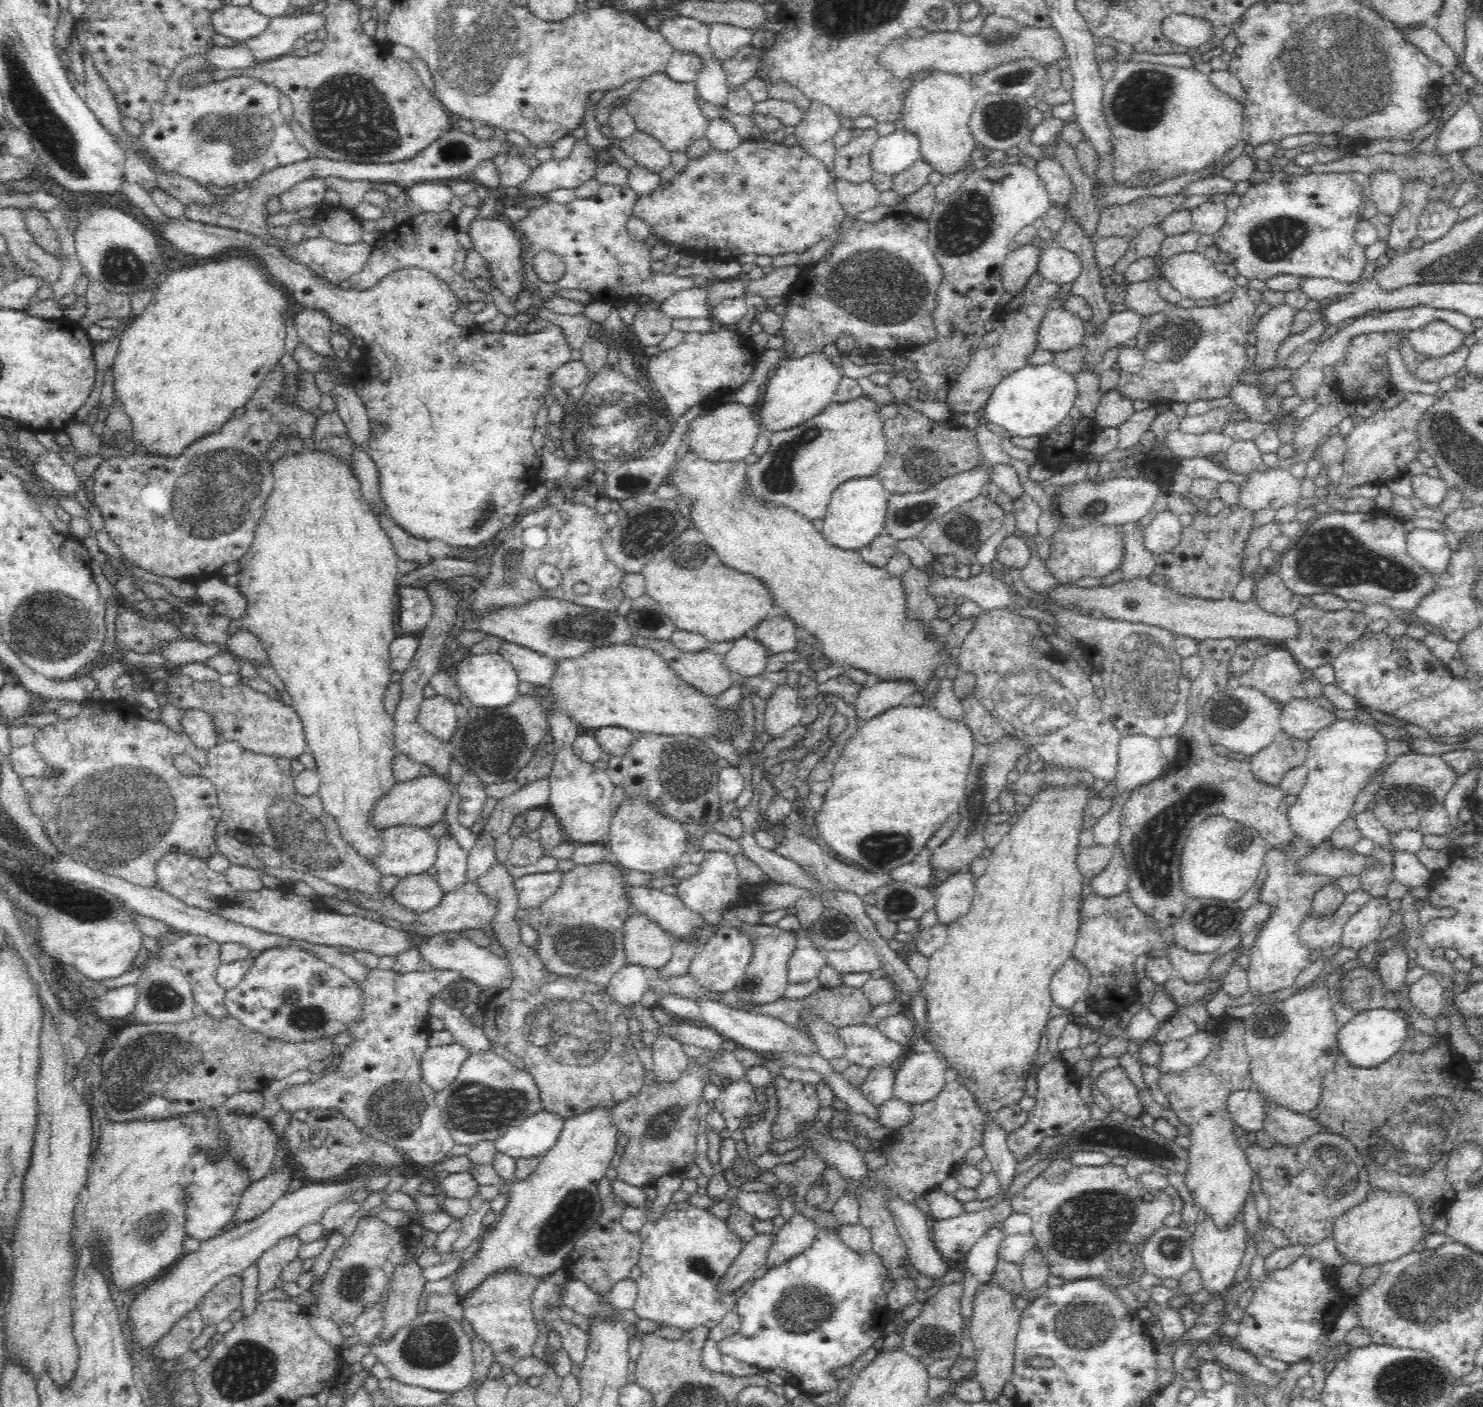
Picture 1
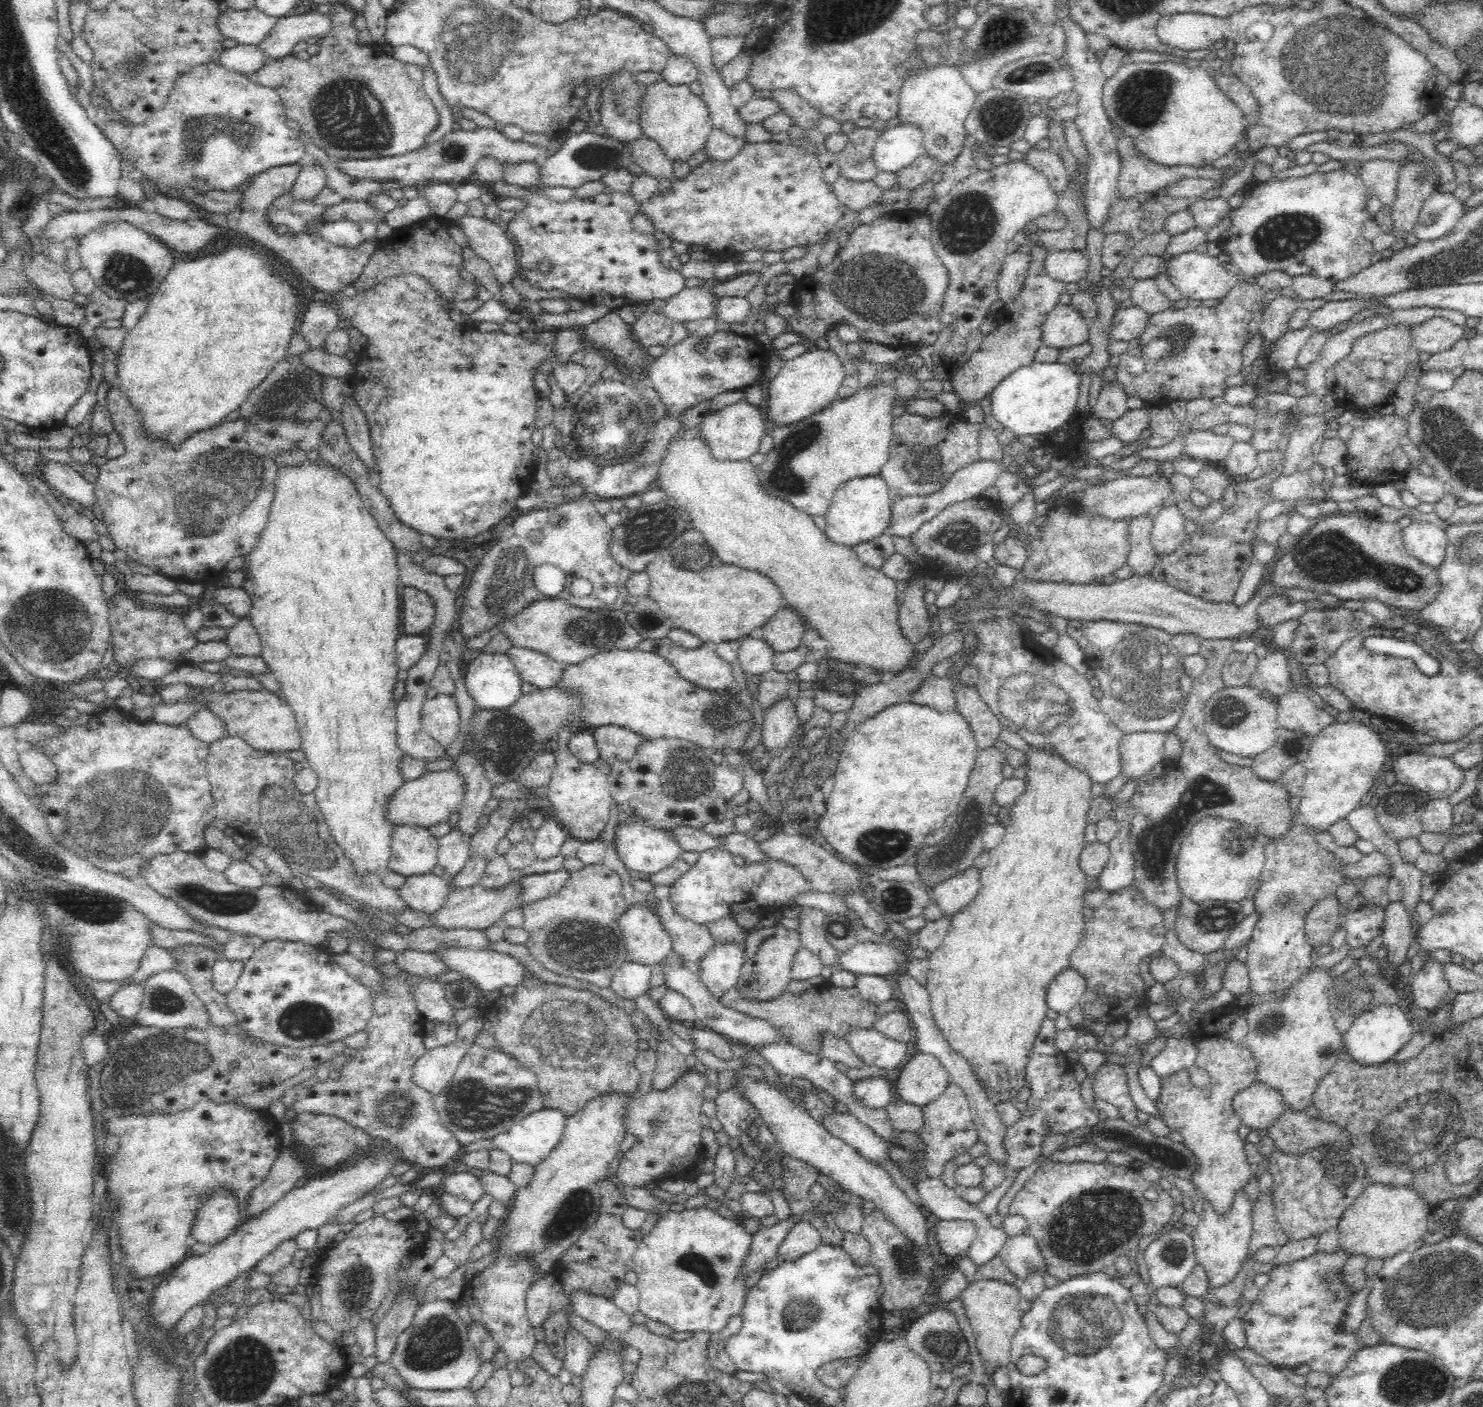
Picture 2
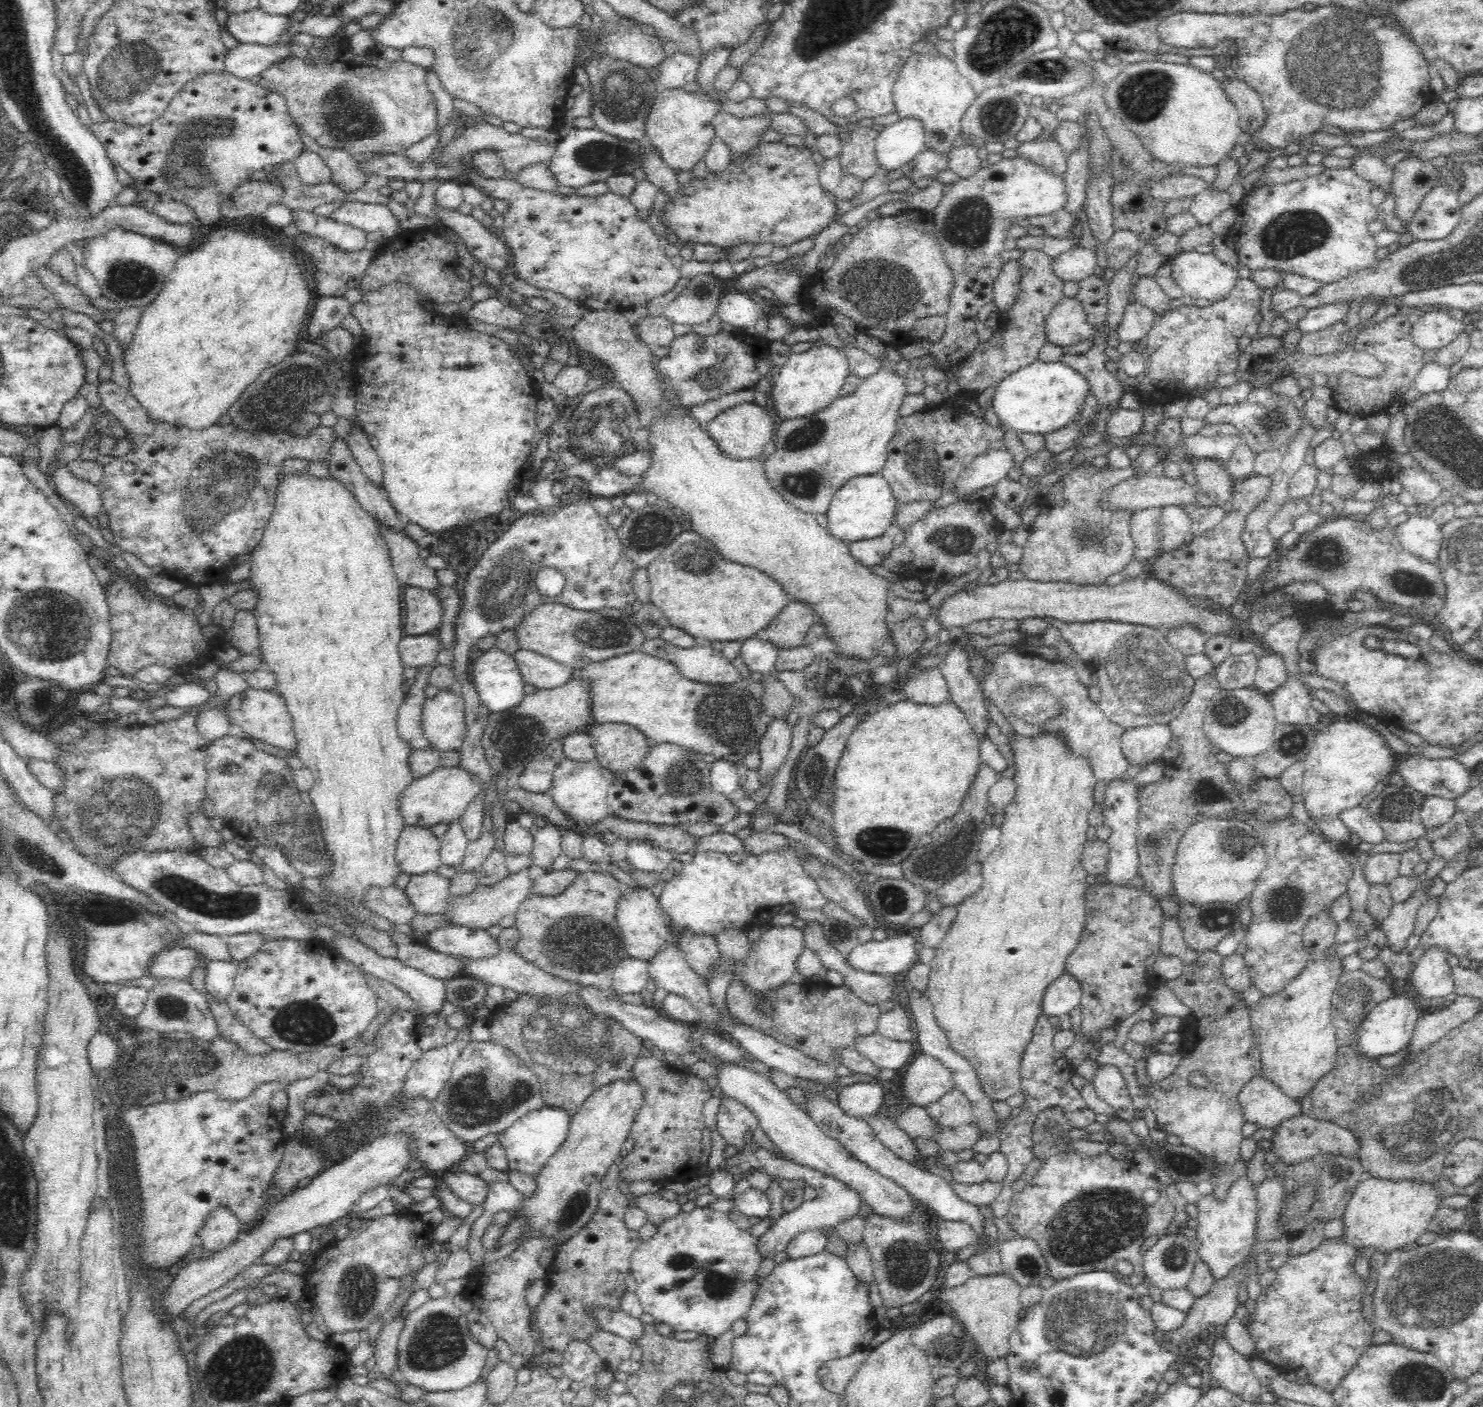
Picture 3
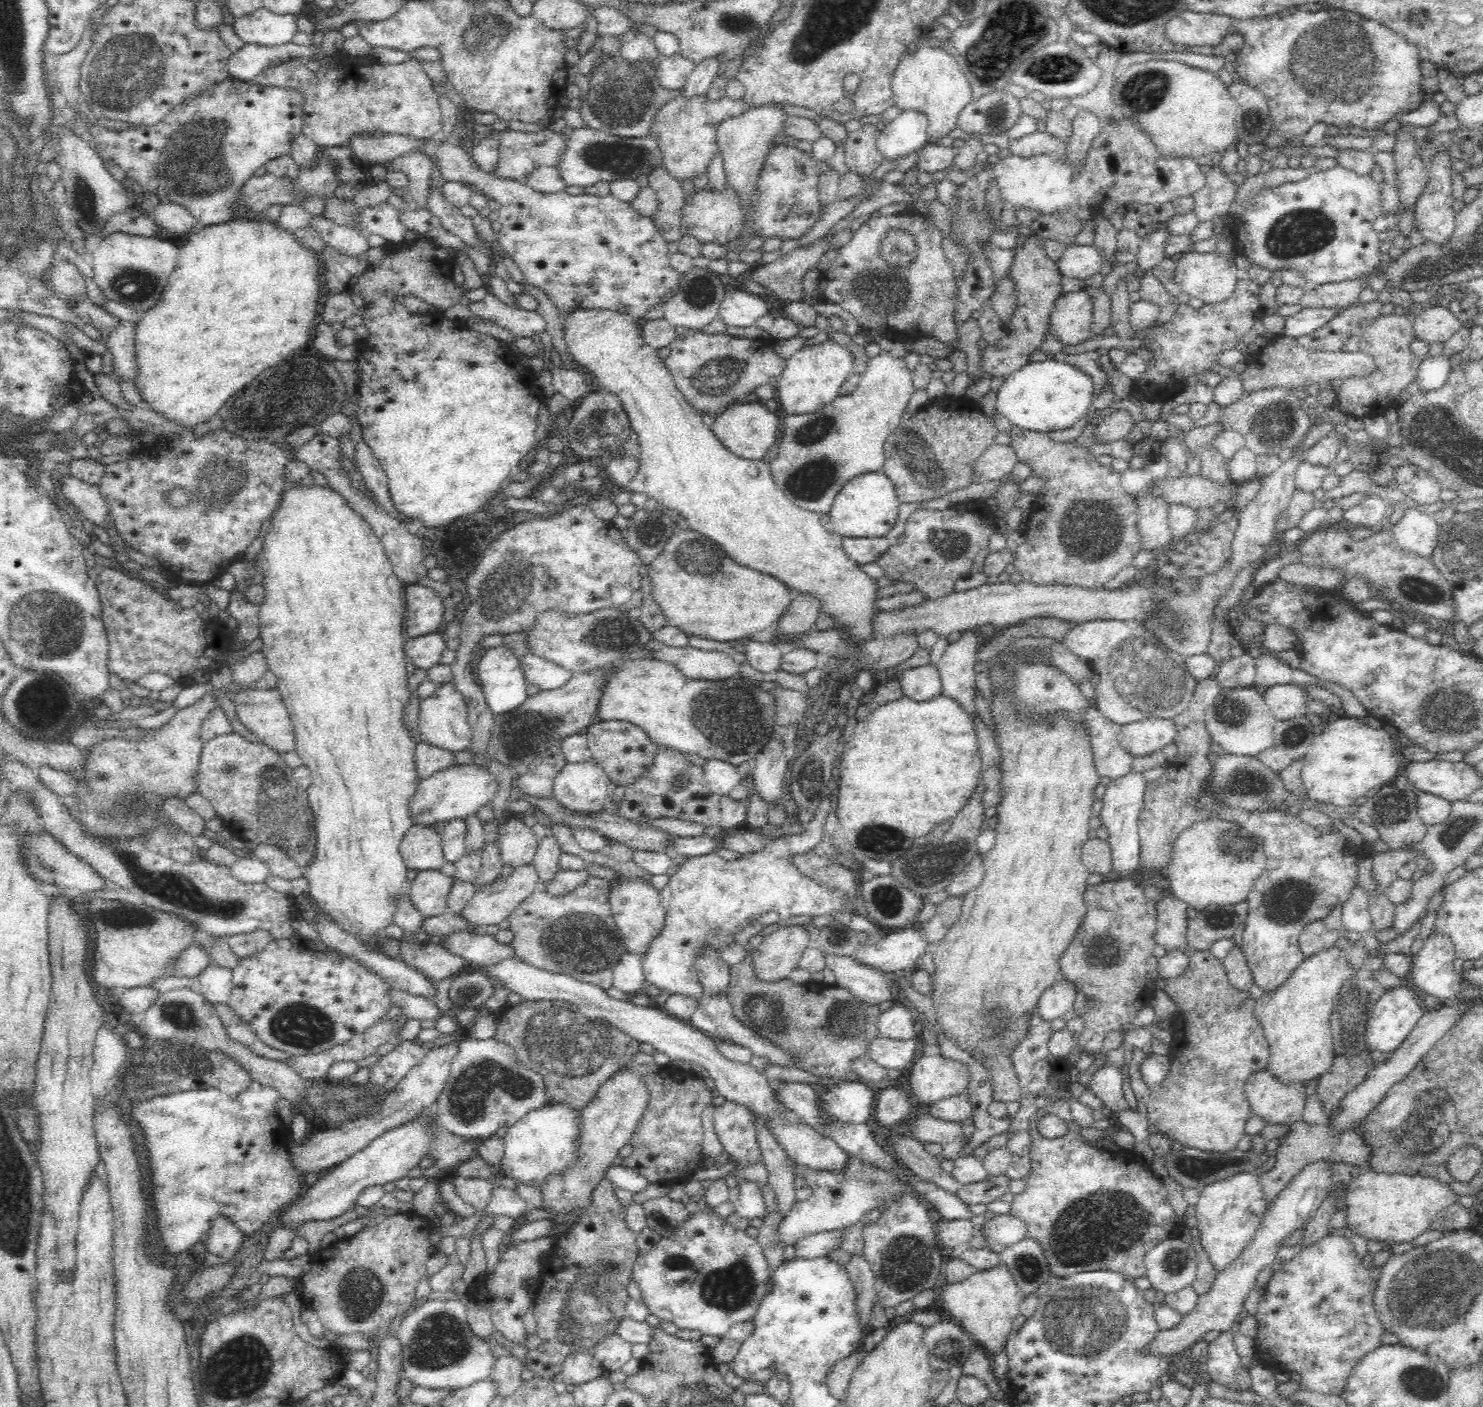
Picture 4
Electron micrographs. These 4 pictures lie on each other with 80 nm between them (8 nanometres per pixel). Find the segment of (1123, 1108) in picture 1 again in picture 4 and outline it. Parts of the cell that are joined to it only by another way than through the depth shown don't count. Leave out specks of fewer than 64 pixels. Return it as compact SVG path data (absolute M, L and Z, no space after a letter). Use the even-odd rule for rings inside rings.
M1103 1066L1094 1072L1087 1089L1101 1100L1110 1114L1120 1112L1122 1108L1130 1108L1122 1093L1123 1084L1124 1078L1120 1069L1114 1066Z

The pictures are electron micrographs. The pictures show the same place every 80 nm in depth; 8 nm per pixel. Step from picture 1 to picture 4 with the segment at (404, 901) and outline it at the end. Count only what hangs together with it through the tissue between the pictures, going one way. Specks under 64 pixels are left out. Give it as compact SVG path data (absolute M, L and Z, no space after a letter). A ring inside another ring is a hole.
M439 869L418 871L407 894L424 919L438 916L446 910L453 882L452 876Z

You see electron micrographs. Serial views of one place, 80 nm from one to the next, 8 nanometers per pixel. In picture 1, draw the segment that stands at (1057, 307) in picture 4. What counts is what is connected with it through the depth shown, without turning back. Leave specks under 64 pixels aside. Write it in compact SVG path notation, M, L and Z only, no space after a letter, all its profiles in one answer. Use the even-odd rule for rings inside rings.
M1063 306L1048 309L1039 324L1037 344L1052 352L1070 350L1083 344L1085 321Z

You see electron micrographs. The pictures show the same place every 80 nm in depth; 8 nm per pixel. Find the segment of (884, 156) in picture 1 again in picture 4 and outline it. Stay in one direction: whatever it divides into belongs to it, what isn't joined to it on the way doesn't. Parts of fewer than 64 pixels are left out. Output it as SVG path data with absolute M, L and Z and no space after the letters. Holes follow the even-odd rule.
M906 110L886 124L877 138L878 150L885 158L894 158L918 150L926 144L928 117L916 110Z

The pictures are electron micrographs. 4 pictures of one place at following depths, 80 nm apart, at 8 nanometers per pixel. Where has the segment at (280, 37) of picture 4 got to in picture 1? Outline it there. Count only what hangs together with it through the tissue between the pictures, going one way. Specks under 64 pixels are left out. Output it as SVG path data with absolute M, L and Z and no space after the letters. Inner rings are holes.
M221 5L218 12L214 12L212 26L218 35L228 37L243 44L256 39L267 30L272 19L251 8L236 8Z

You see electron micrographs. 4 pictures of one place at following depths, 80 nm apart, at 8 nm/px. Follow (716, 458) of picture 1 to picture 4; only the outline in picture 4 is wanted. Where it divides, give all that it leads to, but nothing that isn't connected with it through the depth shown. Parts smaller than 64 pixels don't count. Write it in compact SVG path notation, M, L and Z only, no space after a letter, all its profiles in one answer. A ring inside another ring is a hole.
M759 401L734 403L708 422L727 450L747 460L762 460L772 445L777 444L777 436L782 429L782 415L768 410Z

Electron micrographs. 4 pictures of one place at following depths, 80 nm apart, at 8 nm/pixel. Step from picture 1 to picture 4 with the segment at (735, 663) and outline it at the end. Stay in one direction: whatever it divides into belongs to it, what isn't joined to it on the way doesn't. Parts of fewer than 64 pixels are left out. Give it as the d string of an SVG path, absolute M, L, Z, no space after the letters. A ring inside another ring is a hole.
M750 641L745 644L745 648L746 663L751 666L756 677L761 673L774 672L781 668L782 652L777 644Z

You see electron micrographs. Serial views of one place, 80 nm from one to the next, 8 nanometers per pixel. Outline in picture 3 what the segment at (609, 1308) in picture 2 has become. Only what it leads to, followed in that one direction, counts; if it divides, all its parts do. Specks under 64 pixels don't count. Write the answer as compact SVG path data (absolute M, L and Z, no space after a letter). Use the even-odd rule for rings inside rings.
M596 1307L589 1314L593 1314L602 1329L621 1336L630 1342L637 1342L643 1335L644 1324L641 1319L632 1318L621 1308L612 1310L606 1309L606 1307Z

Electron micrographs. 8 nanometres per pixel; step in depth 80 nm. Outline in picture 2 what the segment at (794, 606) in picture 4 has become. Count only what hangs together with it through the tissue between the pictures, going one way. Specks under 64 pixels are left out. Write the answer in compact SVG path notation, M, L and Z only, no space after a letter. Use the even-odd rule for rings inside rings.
M784 606L773 614L764 626L761 626L763 639L775 652L794 650L802 644L806 625L805 618L798 611L790 606Z

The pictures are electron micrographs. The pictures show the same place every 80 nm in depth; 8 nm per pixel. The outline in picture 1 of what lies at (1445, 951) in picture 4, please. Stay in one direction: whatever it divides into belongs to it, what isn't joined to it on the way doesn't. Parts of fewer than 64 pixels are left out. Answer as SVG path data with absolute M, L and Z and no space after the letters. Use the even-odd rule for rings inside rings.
M1427 972L1417 982L1411 984L1410 993L1407 996L1418 1012L1437 1020L1446 1012L1447 1002L1444 993L1445 989L1440 985L1437 974Z

